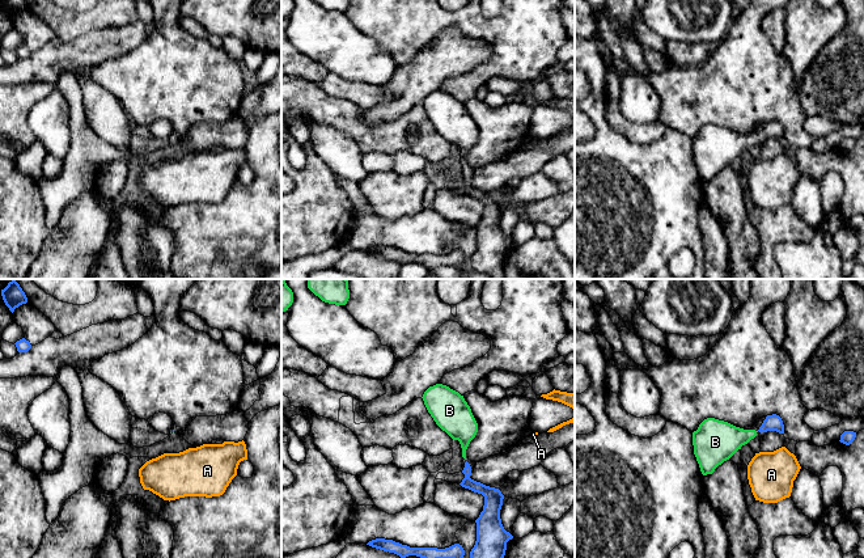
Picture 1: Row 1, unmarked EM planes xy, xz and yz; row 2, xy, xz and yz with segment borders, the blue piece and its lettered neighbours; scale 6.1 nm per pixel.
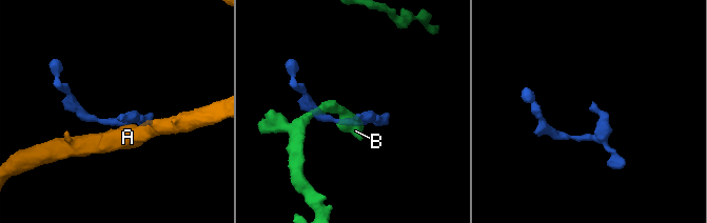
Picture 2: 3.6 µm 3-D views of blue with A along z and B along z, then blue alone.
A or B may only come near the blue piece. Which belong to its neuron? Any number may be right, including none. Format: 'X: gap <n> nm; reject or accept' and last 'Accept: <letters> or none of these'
A: gap 90 nm; reject
B: gap 20 nm; accept
Accept: B

